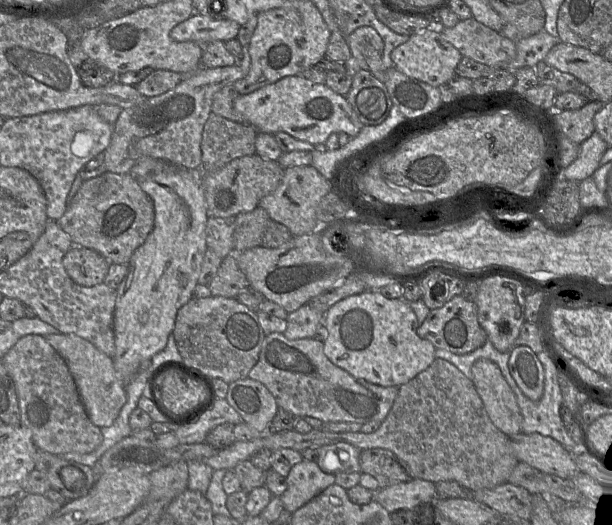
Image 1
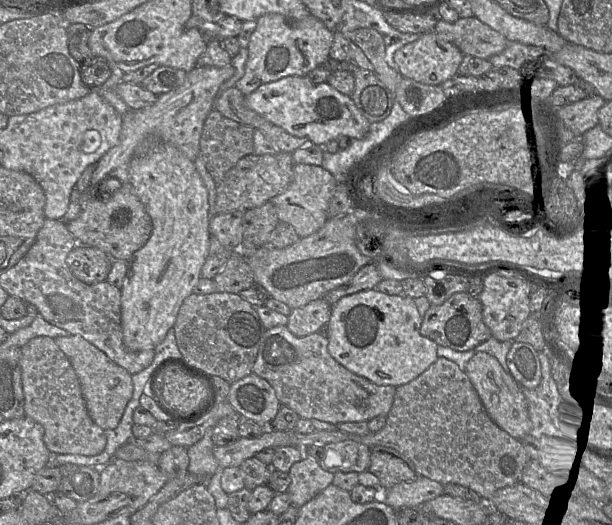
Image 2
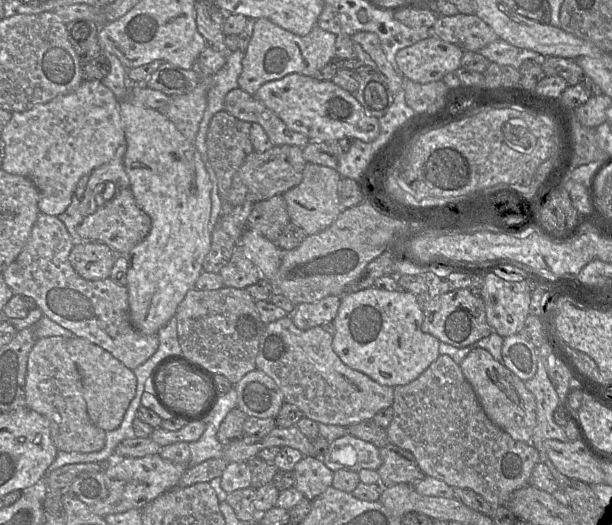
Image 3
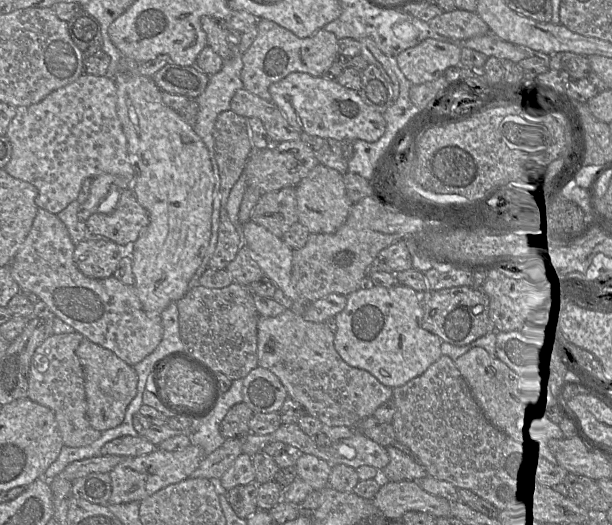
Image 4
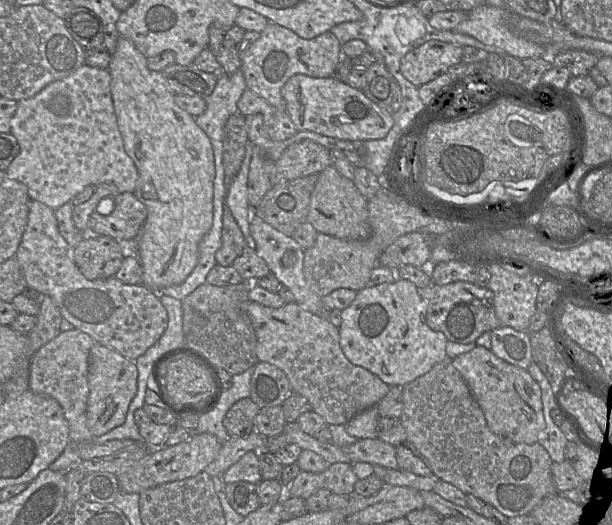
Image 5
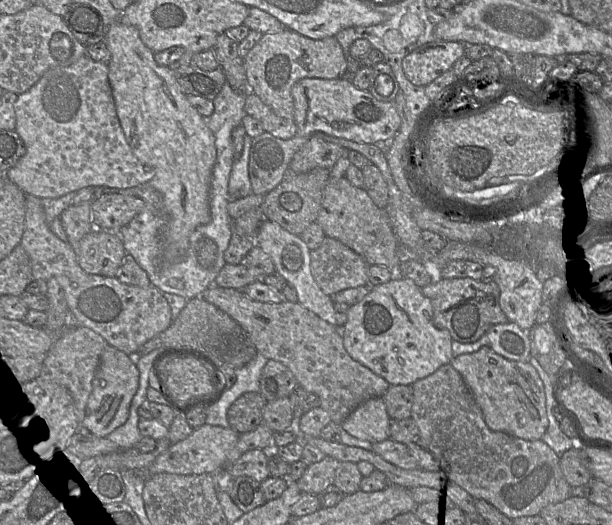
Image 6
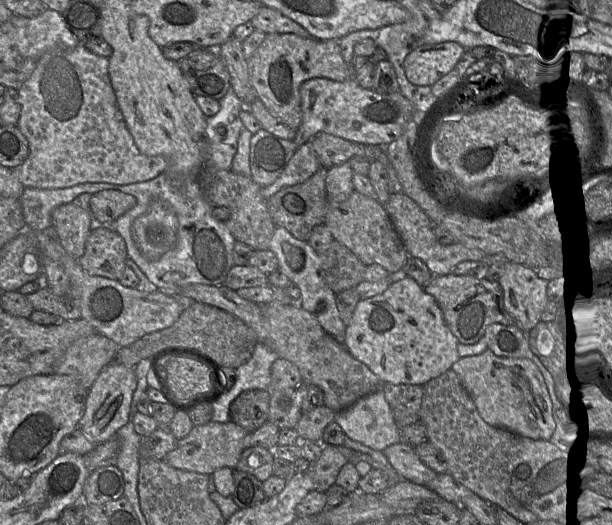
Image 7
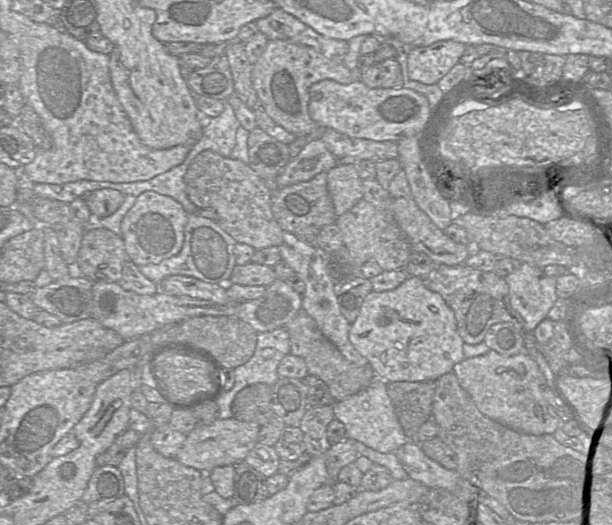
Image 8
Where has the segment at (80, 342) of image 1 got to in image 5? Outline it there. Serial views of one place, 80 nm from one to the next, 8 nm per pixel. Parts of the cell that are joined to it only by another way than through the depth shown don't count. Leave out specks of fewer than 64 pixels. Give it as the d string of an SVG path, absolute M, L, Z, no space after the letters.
M96 344L89 354L89 397L87 402L87 426L94 437L108 433L126 420L129 405L137 393L138 370L131 361L116 350Z

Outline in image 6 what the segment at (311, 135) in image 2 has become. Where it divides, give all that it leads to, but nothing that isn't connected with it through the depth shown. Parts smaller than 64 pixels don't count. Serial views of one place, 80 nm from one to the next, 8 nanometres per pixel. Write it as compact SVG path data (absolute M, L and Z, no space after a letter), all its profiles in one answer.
M303 78L293 85L291 95L297 136L310 137L315 132L322 132L355 142L375 144L391 140L401 126L393 101L377 100L368 90L357 88L348 79Z

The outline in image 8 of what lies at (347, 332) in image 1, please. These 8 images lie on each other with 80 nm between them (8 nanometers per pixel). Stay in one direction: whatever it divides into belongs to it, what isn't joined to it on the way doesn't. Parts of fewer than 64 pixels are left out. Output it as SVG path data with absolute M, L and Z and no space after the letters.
M409 276L393 290L371 291L364 299L356 320L351 324L349 340L356 350L370 363L378 379L389 382L436 381L463 361L464 341L457 331L453 310L442 296L431 291L419 277Z

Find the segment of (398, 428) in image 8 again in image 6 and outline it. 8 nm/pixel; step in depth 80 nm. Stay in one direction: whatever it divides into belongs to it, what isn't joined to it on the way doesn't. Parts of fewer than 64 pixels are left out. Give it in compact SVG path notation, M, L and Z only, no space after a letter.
M374 397L360 404L342 423L351 436L372 444L390 437L390 416L382 397Z

